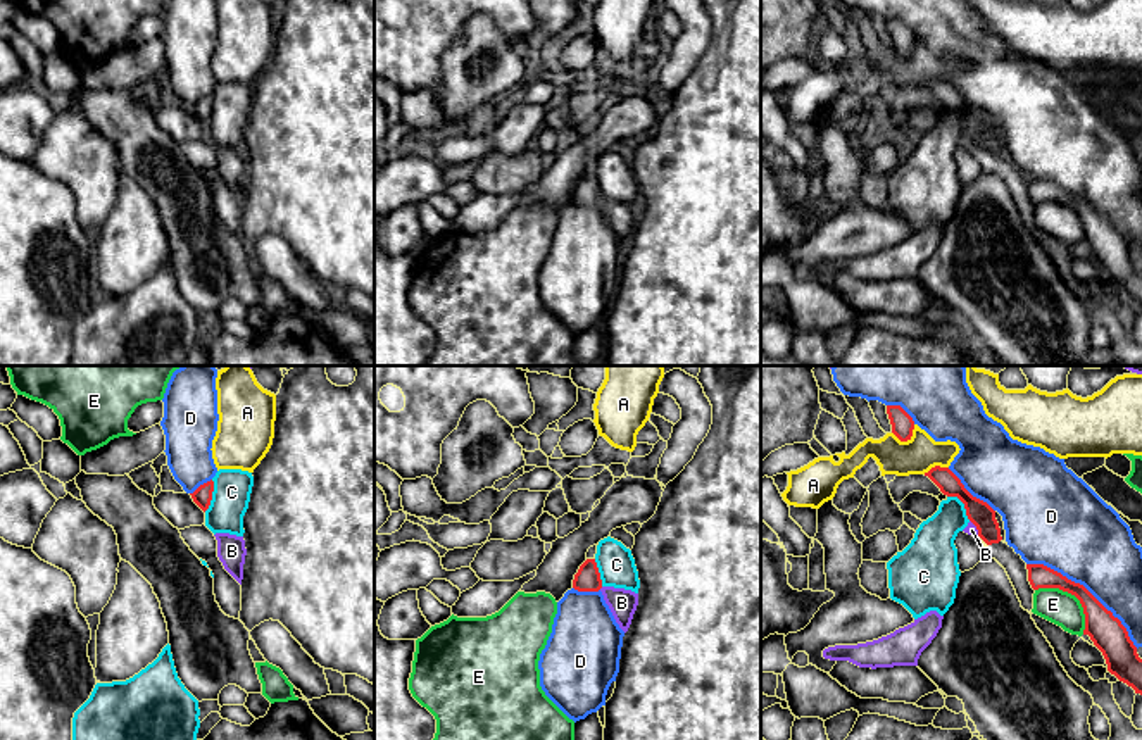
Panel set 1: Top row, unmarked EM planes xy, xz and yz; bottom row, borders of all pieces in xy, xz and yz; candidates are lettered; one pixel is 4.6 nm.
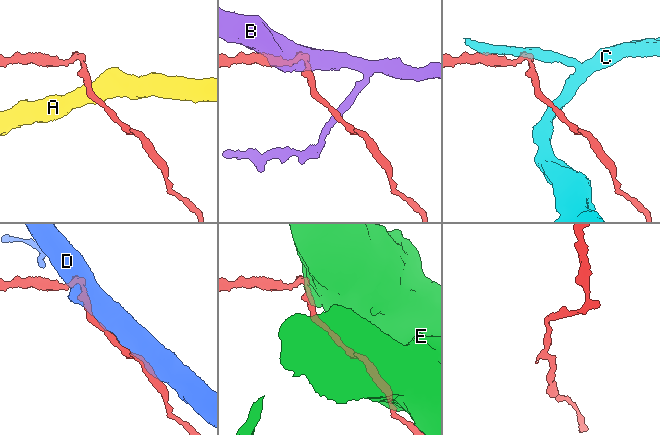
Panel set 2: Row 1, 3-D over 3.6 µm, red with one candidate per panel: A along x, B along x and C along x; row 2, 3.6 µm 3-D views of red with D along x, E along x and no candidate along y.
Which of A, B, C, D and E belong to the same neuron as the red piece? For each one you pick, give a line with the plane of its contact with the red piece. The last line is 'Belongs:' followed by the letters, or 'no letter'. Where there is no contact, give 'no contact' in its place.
Belongs: no letter

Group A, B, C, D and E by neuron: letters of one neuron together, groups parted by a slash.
A / B / C / D / E

